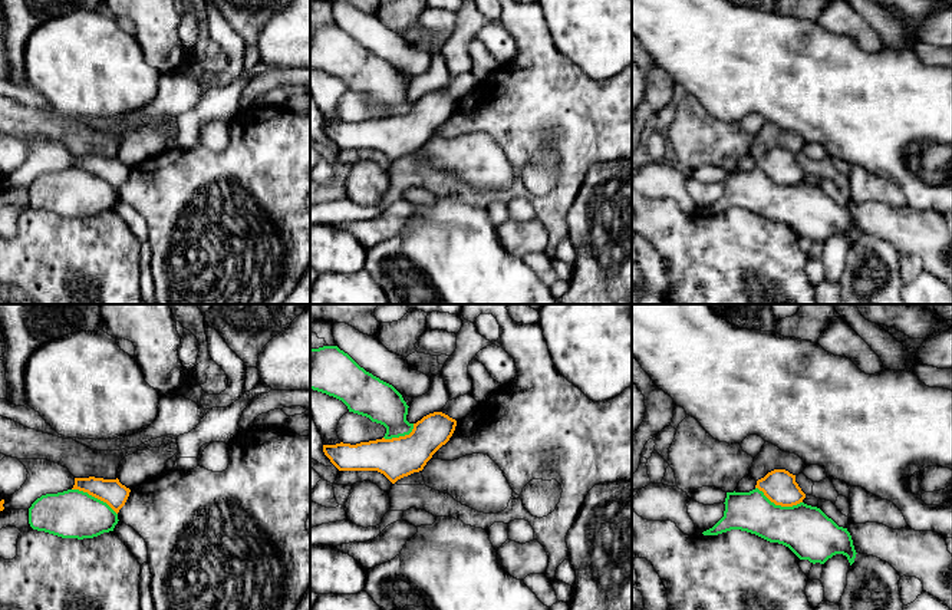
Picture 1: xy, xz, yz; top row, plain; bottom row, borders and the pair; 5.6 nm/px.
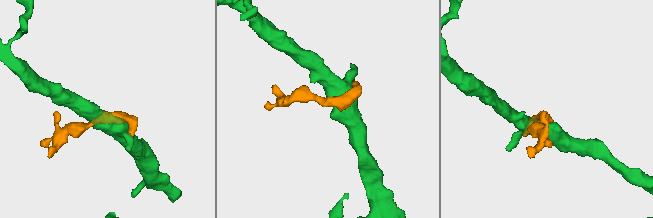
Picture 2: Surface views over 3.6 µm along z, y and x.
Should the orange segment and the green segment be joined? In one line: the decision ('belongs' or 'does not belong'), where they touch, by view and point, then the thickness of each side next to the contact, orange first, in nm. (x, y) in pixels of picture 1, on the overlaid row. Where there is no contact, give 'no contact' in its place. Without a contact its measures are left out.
does not belong; meets orange in yz at (778, 504); 190 nm thick on the orange side, 280 nm on the other

